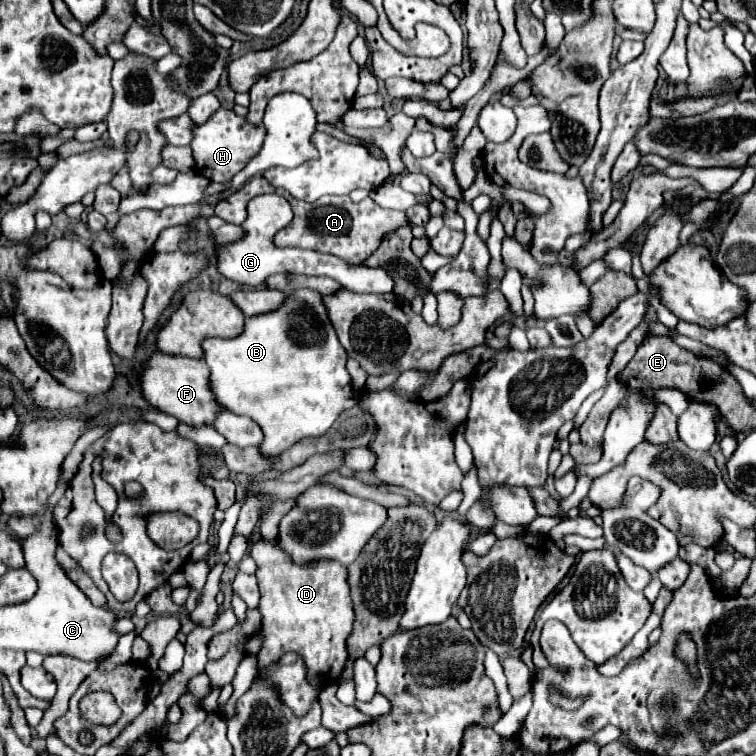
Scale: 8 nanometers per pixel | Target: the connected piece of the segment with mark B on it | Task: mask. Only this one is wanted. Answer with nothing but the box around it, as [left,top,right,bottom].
[202,290,358,458]

